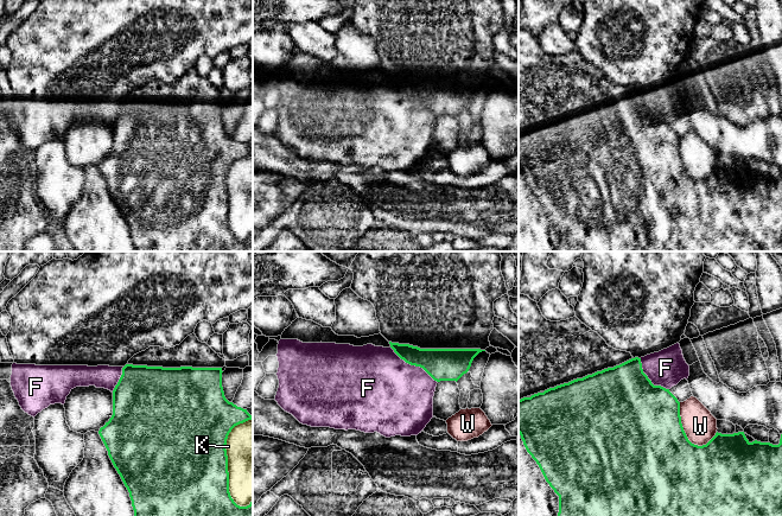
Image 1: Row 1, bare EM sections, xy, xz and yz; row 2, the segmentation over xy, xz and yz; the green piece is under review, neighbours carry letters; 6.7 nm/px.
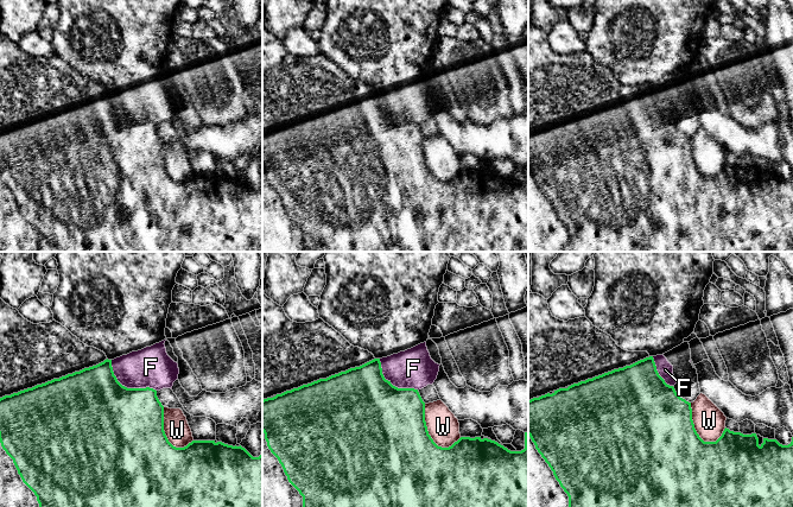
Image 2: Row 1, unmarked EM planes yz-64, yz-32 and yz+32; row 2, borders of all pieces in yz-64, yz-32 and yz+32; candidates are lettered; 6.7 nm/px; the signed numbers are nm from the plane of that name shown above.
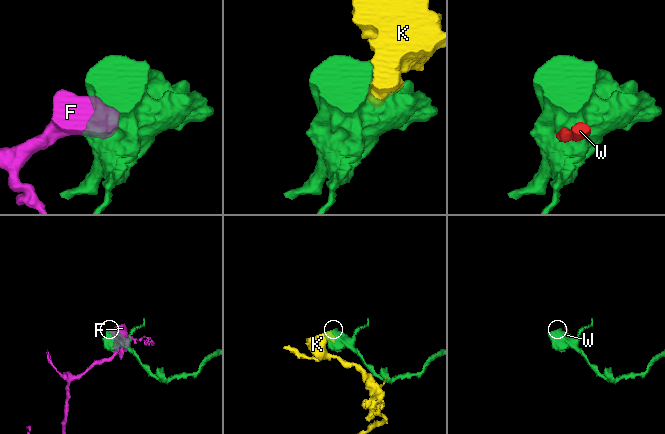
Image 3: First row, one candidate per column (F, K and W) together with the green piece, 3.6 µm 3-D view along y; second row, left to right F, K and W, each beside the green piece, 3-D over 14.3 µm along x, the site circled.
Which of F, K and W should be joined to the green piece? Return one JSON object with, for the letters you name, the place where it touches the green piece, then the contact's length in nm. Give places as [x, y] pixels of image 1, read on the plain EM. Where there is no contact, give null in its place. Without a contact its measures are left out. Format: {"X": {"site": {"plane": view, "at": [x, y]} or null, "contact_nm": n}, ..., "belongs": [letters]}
{"belongs": []}

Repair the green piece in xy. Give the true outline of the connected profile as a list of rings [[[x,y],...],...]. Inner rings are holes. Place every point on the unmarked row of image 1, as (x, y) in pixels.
[[[195,68],[187,70],[179,79],[170,83],[150,81],[134,89],[122,102],[122,109],[113,125],[113,149],[98,168],[108,185],[108,190],[129,227],[134,251],[253,251],[253,235],[247,241],[237,240],[229,227],[229,206],[227,173],[231,164],[252,154],[253,151],[241,141],[229,136],[222,121],[222,102],[225,94],[221,93],[206,77],[198,75]]]

